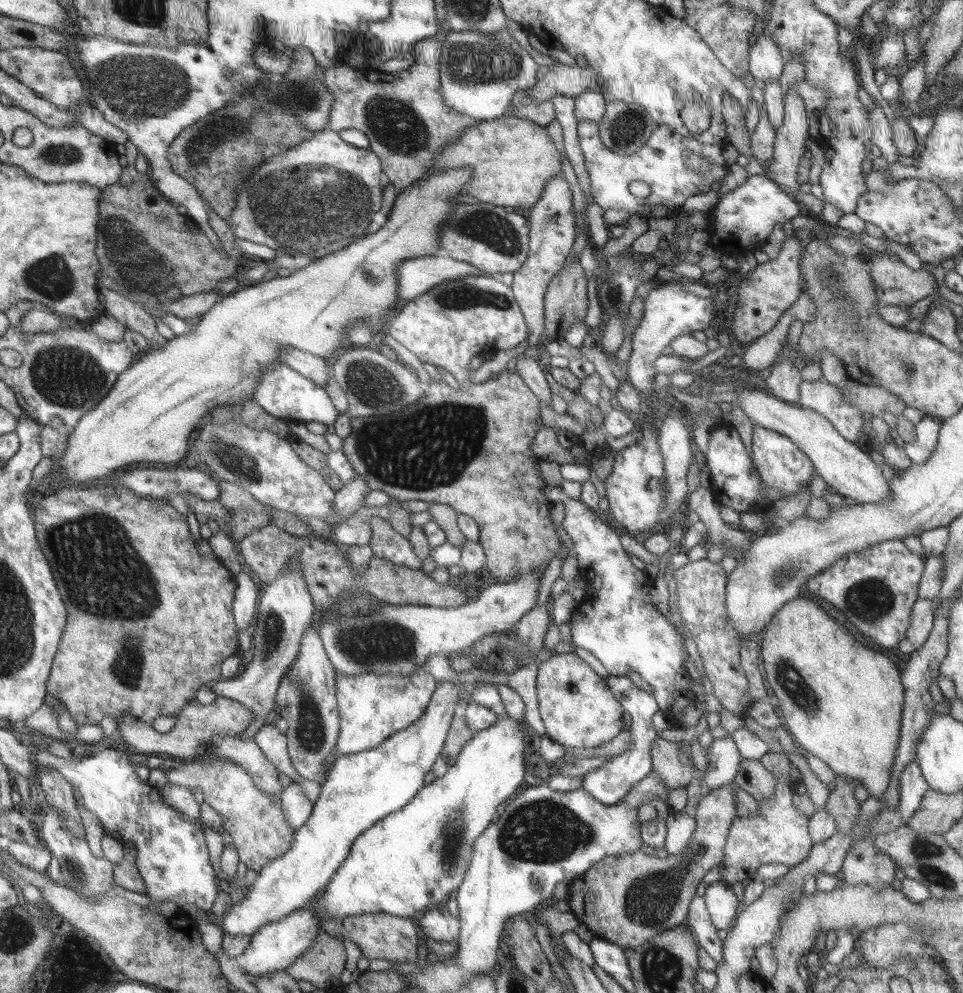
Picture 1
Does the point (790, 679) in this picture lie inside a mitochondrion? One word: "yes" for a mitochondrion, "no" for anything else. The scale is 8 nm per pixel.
yes

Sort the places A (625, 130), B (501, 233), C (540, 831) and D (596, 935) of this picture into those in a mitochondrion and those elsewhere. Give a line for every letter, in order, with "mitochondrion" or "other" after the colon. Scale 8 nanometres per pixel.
A: mitochondrion
B: mitochondrion
C: mitochondrion
D: other

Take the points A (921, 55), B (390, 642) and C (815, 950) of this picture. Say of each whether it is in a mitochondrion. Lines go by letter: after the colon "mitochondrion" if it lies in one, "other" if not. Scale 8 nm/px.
A: other
B: mitochondrion
C: other

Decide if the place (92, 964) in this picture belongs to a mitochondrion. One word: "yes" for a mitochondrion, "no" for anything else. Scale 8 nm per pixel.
no

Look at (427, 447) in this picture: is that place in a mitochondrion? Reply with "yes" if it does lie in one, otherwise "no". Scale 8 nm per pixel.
yes

